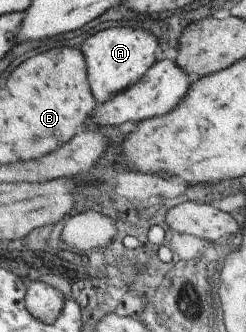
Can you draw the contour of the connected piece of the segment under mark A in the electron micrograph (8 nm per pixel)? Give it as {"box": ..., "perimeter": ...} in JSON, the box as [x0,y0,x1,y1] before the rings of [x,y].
{"box":[83,26,160,103],"perimeter":[[[113,26],[91,36],[85,42],[83,50],[85,54],[89,54],[90,81],[99,102],[106,103],[119,93],[124,93],[132,86],[139,85],[151,72],[153,65],[159,61],[160,46],[159,36],[155,36],[153,32],[145,28]]]}

